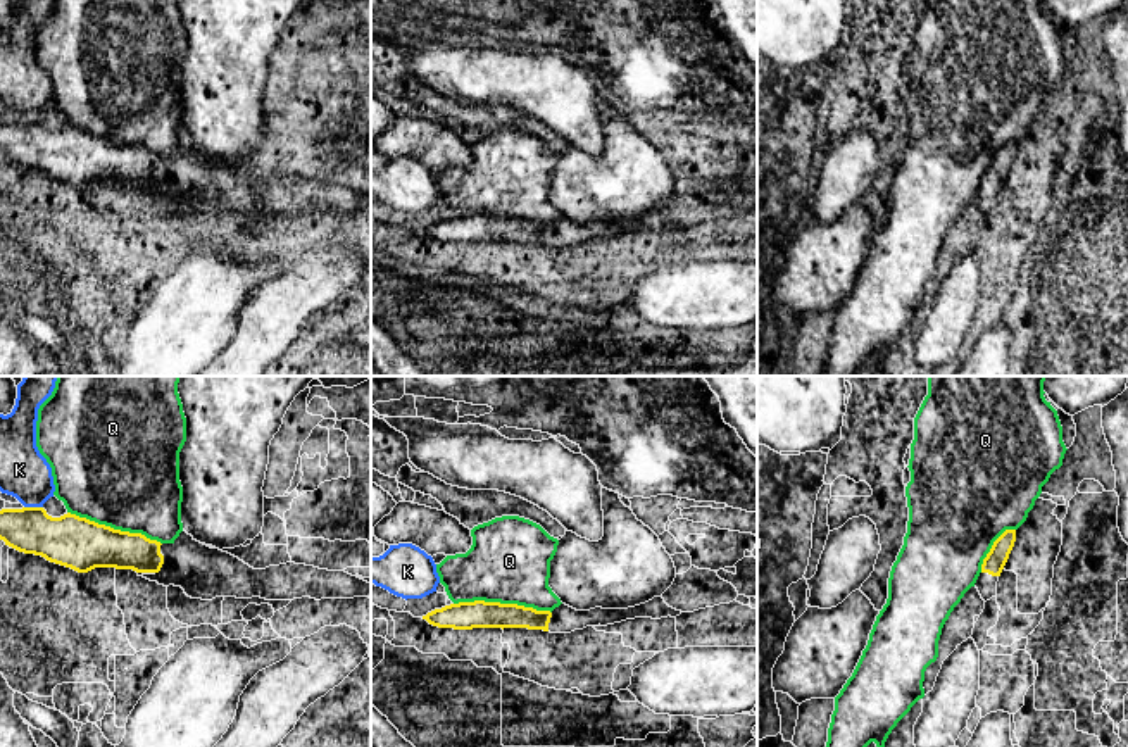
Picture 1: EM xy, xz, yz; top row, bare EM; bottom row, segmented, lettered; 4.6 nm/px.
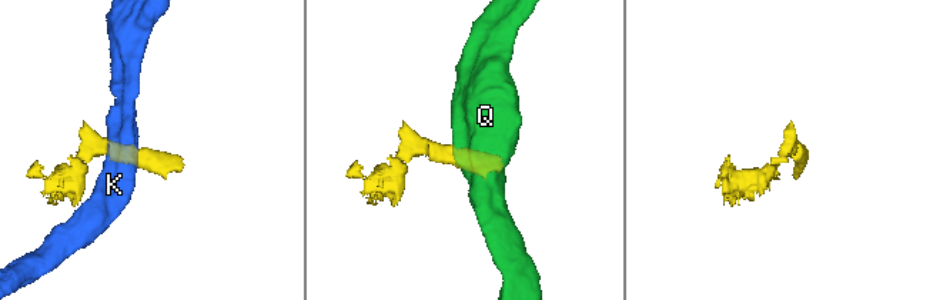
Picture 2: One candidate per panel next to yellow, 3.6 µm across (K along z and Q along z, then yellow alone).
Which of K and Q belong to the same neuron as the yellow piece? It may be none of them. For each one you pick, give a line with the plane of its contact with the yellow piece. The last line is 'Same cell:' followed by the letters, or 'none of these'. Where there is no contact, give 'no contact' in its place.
Same cell: none of these

